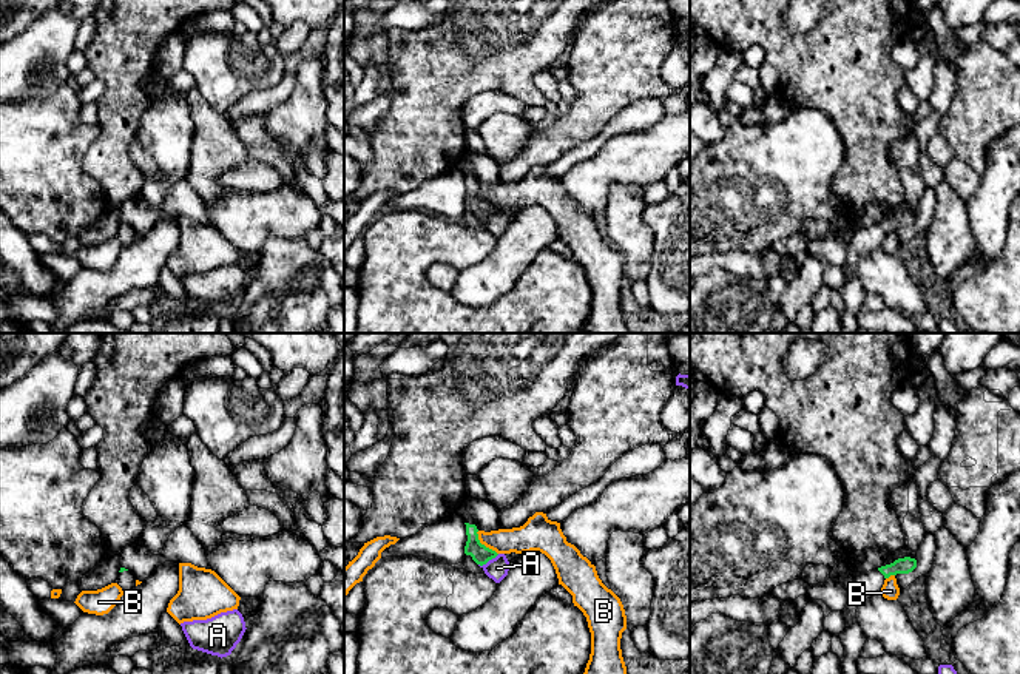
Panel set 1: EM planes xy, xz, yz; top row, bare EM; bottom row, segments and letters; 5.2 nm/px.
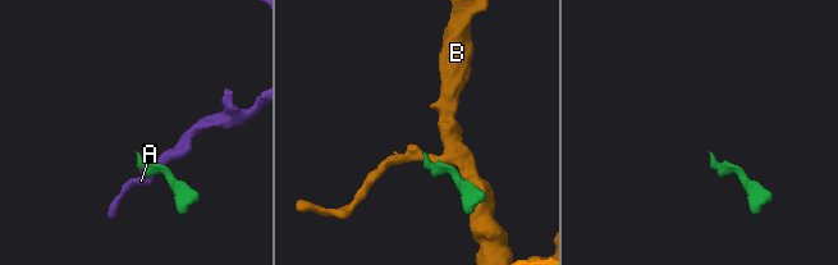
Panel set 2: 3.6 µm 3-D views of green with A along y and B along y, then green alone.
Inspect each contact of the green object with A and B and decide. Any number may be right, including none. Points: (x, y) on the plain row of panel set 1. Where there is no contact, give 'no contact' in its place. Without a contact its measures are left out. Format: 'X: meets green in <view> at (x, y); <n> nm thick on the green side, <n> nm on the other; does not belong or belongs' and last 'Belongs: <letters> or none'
A: meets green in xz at (488, 215); 100 nm thick on the green side, 120 nm on the other; does not belong
B: meets green in xz at (483, 199); 100 nm thick on the green side, 140 nm on the other; does not belong
Belongs: none

